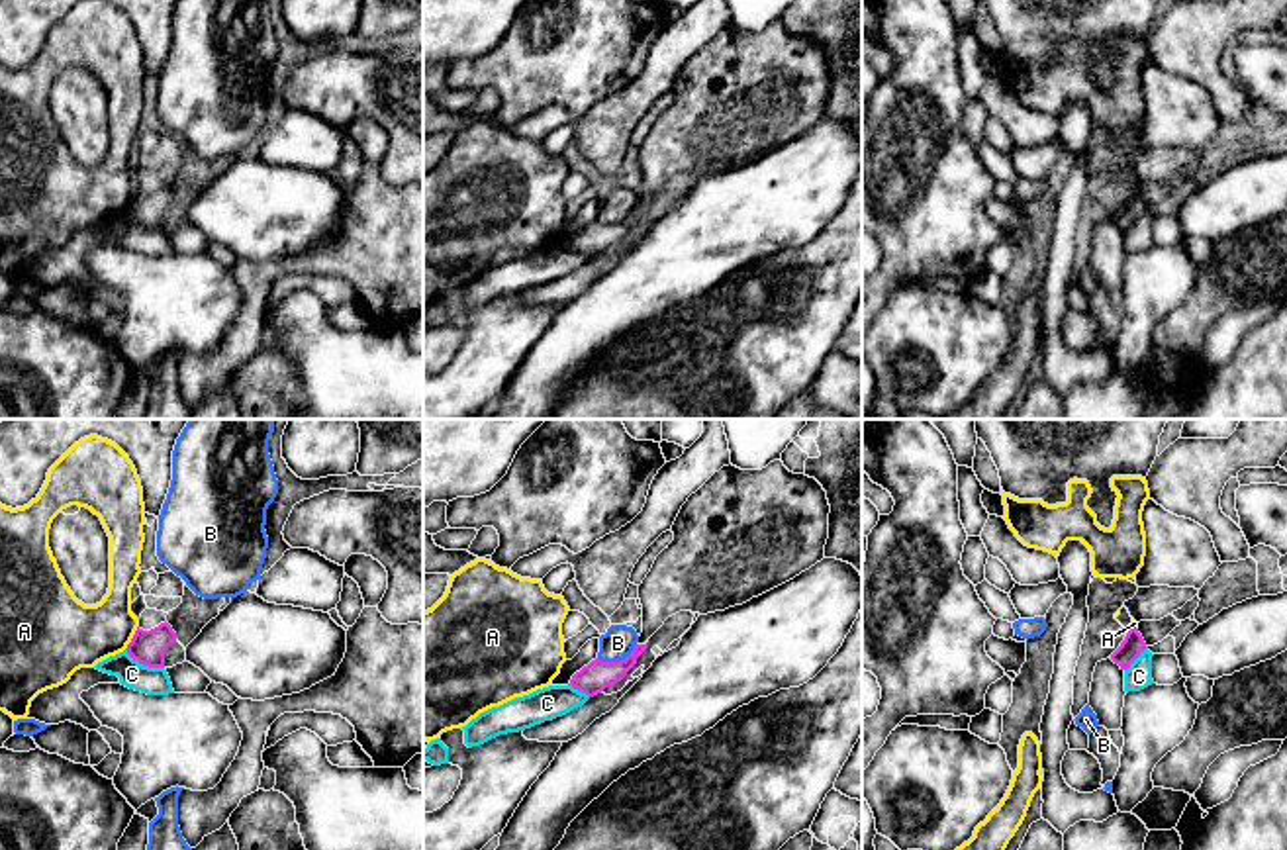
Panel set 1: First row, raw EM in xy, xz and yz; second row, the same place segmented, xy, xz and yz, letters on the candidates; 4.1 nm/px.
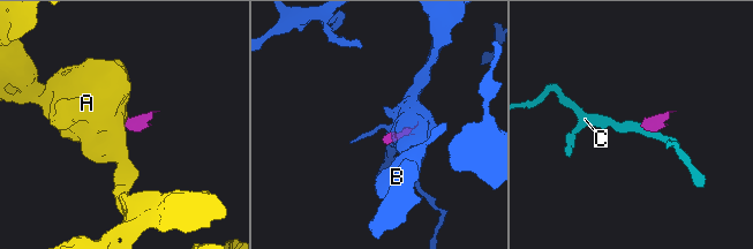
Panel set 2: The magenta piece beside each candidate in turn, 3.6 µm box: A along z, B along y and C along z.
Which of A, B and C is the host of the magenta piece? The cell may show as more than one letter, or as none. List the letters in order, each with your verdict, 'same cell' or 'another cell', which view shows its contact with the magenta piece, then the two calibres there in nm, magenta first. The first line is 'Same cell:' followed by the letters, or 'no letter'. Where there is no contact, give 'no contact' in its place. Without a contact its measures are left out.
Same cell: no letter
A: another cell; meets magenta in xy; 140 nm thick on the magenta side, 280 nm on the other
B: another cell; meets magenta in xz; 120 nm thick on the magenta side, 140 nm on the other
C: another cell; meets magenta in xy; 140 nm thick on the magenta side, 120 nm on the other

